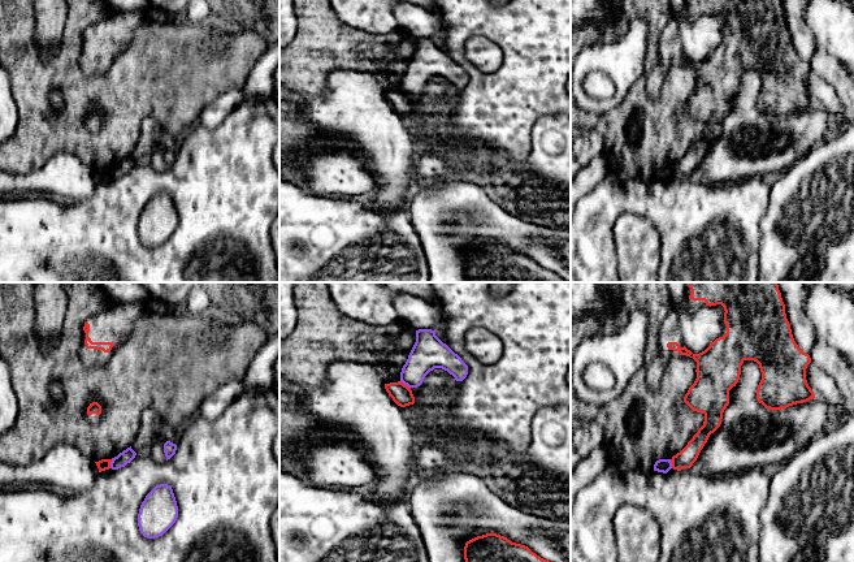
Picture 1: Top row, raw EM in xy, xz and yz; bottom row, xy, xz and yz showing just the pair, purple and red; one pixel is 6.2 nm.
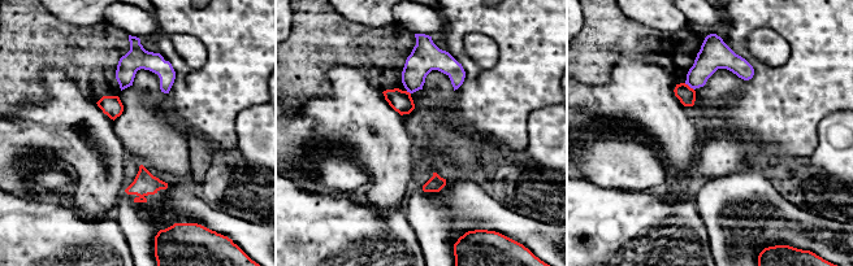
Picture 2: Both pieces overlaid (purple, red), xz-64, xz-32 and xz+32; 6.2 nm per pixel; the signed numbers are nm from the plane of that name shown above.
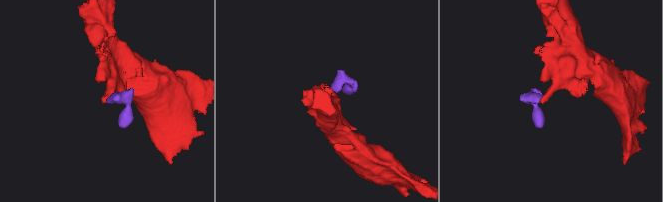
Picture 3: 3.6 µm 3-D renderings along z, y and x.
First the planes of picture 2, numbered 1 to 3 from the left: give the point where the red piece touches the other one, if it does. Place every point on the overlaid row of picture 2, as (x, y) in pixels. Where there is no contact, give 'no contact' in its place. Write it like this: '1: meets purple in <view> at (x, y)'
1: no contact
2: meets purple in xz-32 at (408, 91)
3: meets purple in xz+32 at (689, 86)

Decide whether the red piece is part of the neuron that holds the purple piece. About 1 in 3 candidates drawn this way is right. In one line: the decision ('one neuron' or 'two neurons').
two neurons

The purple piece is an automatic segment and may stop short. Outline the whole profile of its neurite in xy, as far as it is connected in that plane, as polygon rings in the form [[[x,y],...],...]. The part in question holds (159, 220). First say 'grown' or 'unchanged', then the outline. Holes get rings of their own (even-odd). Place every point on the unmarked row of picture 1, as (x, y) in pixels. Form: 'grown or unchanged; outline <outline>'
unchanged; outline [[[168,193],[156,194],[140,213],[139,239],[147,247],[162,245],[177,226],[178,215],[172,195]]]

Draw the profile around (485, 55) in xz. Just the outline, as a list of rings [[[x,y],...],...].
[[[486,36],[468,38],[464,49],[467,60],[482,73],[495,73],[503,64],[503,51]]]

